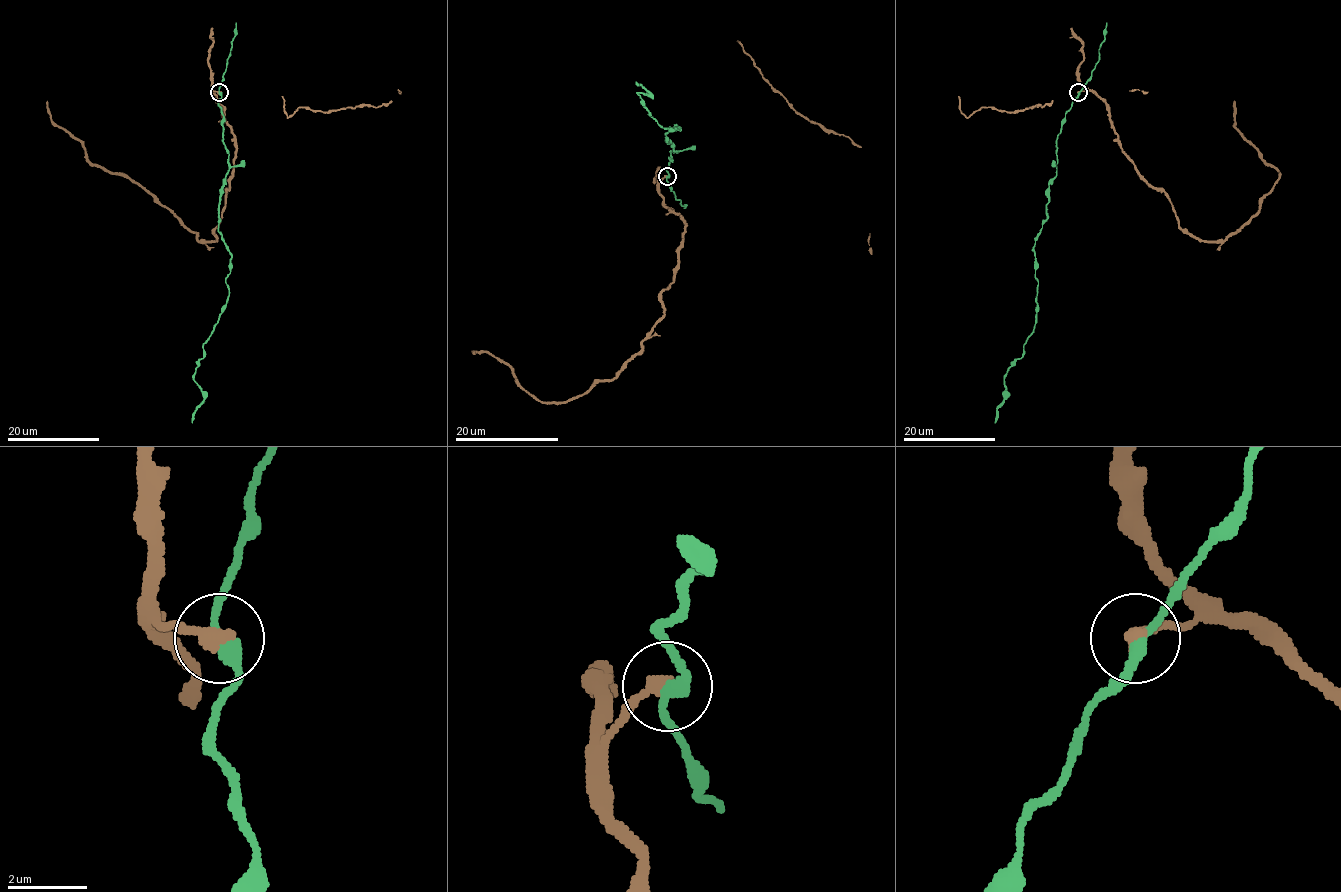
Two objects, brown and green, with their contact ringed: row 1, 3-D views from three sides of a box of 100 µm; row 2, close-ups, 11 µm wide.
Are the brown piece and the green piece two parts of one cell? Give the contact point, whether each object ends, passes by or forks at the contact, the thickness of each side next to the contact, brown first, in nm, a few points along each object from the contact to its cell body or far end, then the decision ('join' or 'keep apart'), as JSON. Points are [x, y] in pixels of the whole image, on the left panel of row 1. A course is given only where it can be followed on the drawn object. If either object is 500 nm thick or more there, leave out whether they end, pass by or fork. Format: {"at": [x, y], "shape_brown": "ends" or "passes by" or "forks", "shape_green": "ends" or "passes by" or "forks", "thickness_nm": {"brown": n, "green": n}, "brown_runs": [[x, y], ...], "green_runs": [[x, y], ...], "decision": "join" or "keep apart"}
{"at": [219, 92], "shape_brown": "ends", "shape_green": "passes by", "thickness_nm": {"brown": 380, "green": 280}, "brown_runs": [[219, 92], [234, 176], [217, 239], [205, 240], [87, 157], [46, 101]], "green_runs": [[219, 92], [229, 170], [218, 229], [232, 256], [228, 300], [194, 373], [204, 401], [191, 422]], "decision": "keep apart"}

